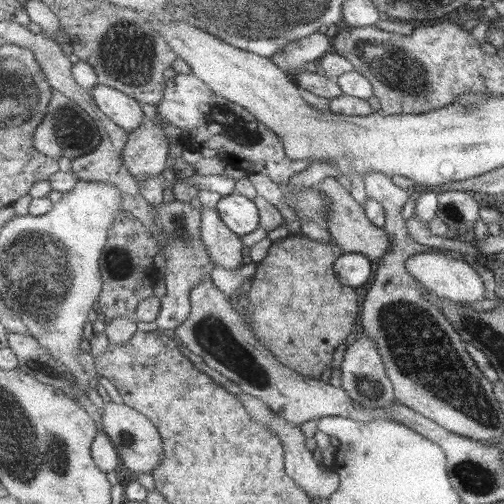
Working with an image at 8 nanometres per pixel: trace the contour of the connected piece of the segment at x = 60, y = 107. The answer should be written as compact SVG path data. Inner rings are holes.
M54 90L54 96L49 104L48 114L37 128L35 135L35 147L42 153L59 160L65 156L73 160L85 155L92 154L103 141L103 136L93 119L79 104L72 102L60 91Z

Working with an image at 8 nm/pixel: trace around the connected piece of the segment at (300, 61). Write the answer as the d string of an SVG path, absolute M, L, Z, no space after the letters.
M313 33L300 41L290 42L281 49L272 61L277 63L283 71L292 76L295 70L304 68L307 62L318 63L325 55L334 52L333 38L325 36L325 33Z

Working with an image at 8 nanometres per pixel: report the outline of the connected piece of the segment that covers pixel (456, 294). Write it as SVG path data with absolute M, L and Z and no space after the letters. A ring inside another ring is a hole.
M432 252L421 253L411 256L406 261L409 273L411 273L420 284L429 289L430 292L447 297L456 303L477 302L477 300L485 300L487 289L483 277L479 275L477 270L465 262L463 258L451 258L445 254Z

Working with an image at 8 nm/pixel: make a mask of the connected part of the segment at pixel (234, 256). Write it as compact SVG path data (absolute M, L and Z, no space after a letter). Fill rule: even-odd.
M203 207L202 210L202 236L205 246L217 262L229 270L241 270L245 264L243 259L243 241L235 234L225 222L221 220L216 208Z

